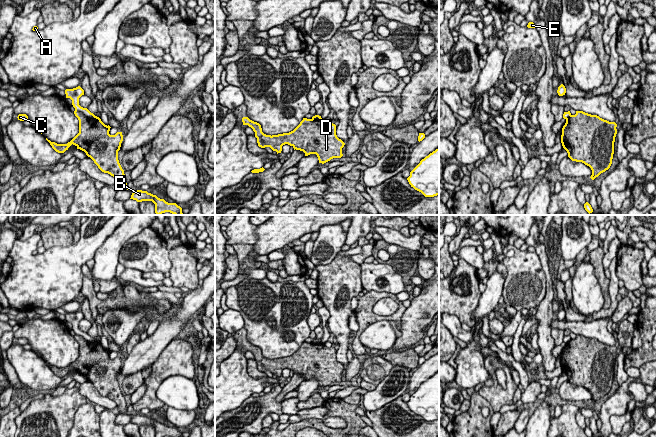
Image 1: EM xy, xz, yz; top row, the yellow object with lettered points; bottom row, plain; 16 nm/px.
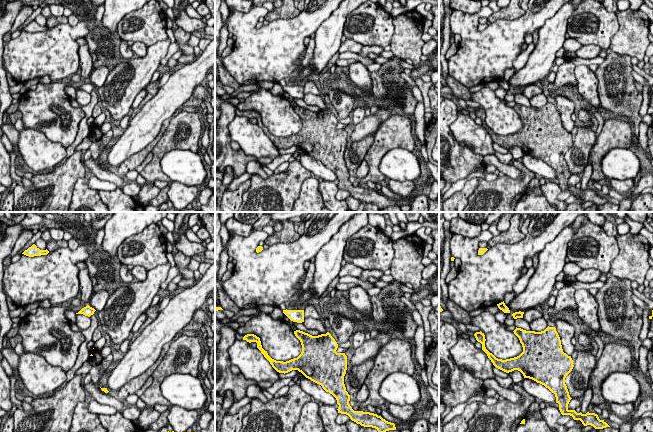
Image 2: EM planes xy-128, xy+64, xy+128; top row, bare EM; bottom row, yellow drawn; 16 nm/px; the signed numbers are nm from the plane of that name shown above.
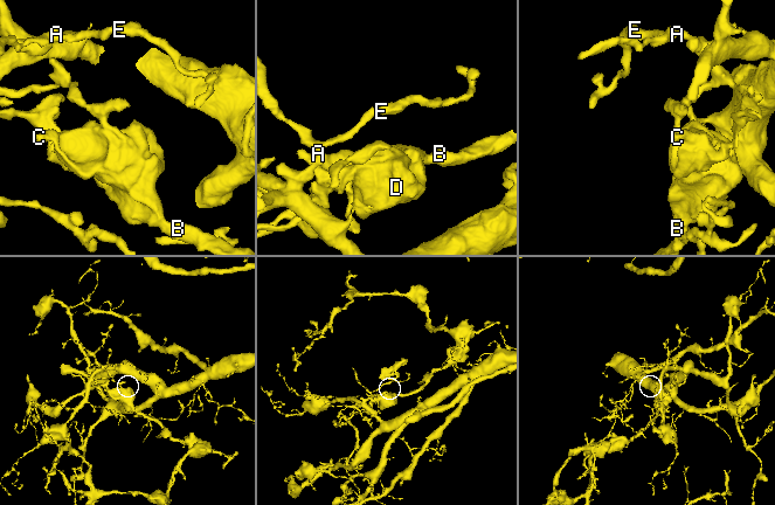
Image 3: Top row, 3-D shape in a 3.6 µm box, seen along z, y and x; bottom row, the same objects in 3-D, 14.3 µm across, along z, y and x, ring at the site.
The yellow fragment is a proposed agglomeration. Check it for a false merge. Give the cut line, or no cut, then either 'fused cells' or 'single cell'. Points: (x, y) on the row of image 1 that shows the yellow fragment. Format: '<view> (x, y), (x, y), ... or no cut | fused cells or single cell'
xy (75, 109), (88, 117), (96, 116) | fused cells

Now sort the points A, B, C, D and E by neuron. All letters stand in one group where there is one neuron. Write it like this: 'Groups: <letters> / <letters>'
Groups: A E / B C D

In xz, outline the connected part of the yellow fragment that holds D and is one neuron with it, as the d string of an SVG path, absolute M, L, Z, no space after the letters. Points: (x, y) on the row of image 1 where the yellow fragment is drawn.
M243 117L242 122L253 129L259 147L270 147L277 154L281 153L283 145L288 144L294 150L303 151L305 156L316 154L322 164L343 156L342 148L345 143L337 137L336 125L326 123L322 118L303 118L293 131L272 136L264 134L261 125L248 117Z

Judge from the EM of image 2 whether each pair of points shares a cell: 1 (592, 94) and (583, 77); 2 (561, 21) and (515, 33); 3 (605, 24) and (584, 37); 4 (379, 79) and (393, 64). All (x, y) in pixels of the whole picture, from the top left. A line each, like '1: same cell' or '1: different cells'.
1: same cell
2: different cells
3: same cell
4: same cell

